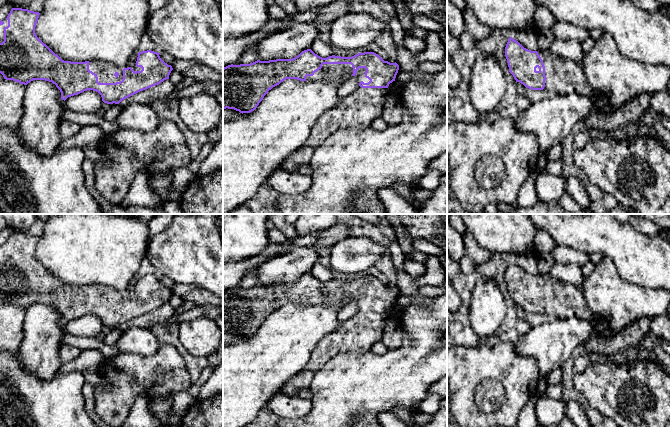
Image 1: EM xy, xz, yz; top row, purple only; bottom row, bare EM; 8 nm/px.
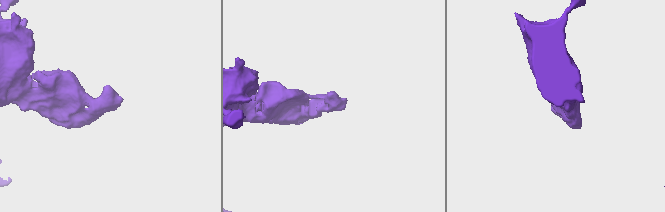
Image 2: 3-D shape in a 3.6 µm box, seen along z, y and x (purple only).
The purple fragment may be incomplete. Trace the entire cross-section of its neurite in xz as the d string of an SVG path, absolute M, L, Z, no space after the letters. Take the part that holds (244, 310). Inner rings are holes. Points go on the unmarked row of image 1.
M311 273L302 275L292 283L231 288L223 292L223 333L234 333L242 338L250 337L257 332L269 314L286 303L329 306L338 303L346 305L350 301L355 301L359 306L358 312L348 320L339 321L335 330L317 343L307 365L282 386L281 393L296 395L300 390L309 388L317 372L335 355L342 351L362 353L371 351L375 343L382 342L387 319L393 315L388 310L395 305L398 294L399 289L396 286L384 285L374 276L358 277L352 281L332 279L322 282Z

